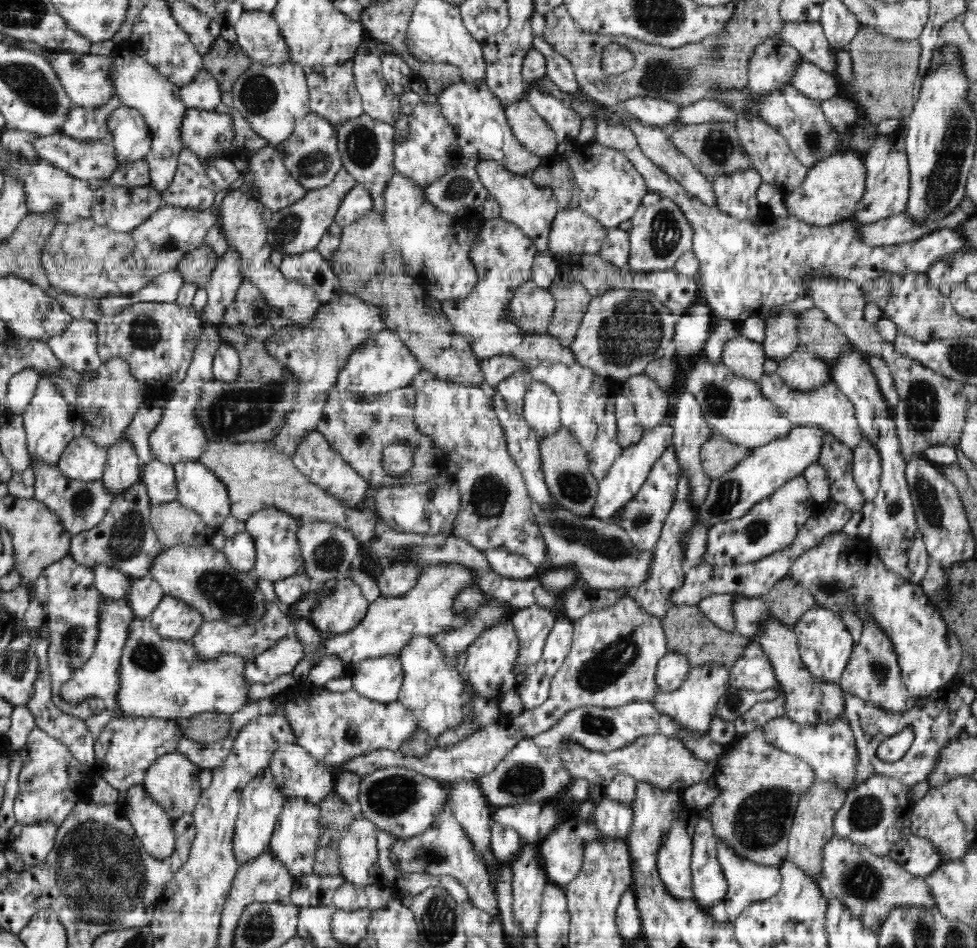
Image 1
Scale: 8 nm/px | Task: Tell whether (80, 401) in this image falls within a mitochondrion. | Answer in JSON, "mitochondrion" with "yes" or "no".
{"mitochondrion":"no"}

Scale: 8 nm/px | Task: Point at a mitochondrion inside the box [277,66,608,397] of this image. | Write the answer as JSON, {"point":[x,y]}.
{"point":[362,145]}

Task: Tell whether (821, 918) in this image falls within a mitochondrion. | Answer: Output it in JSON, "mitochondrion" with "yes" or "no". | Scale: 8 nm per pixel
{"mitochondrion":"no"}

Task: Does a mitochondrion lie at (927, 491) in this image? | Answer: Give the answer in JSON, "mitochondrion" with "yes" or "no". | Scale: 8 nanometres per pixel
{"mitochondrion":"yes"}

